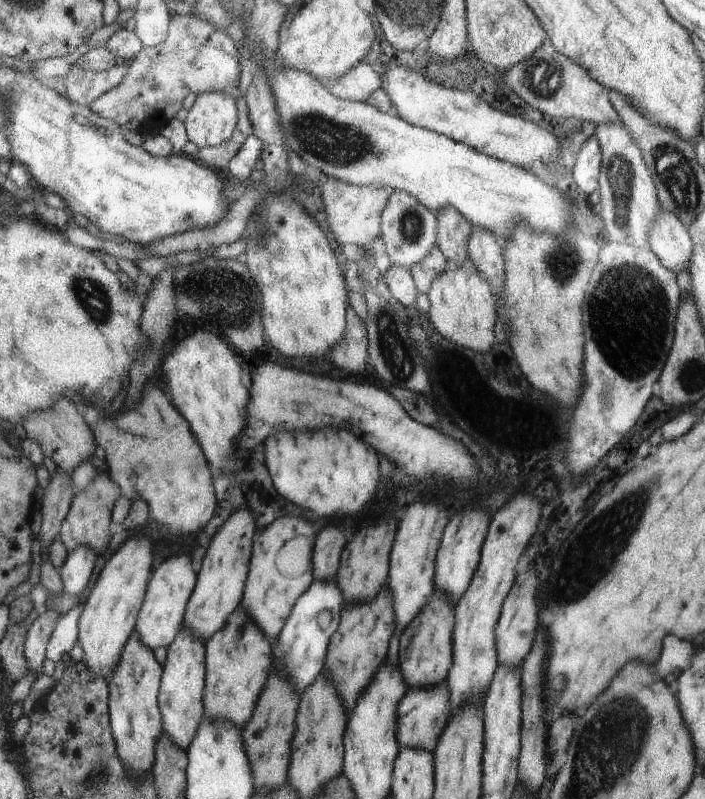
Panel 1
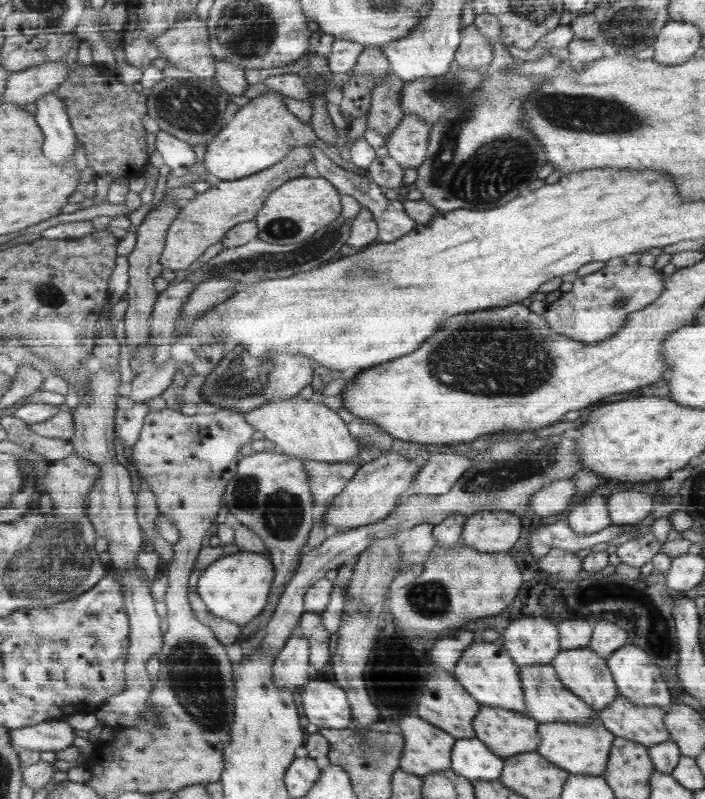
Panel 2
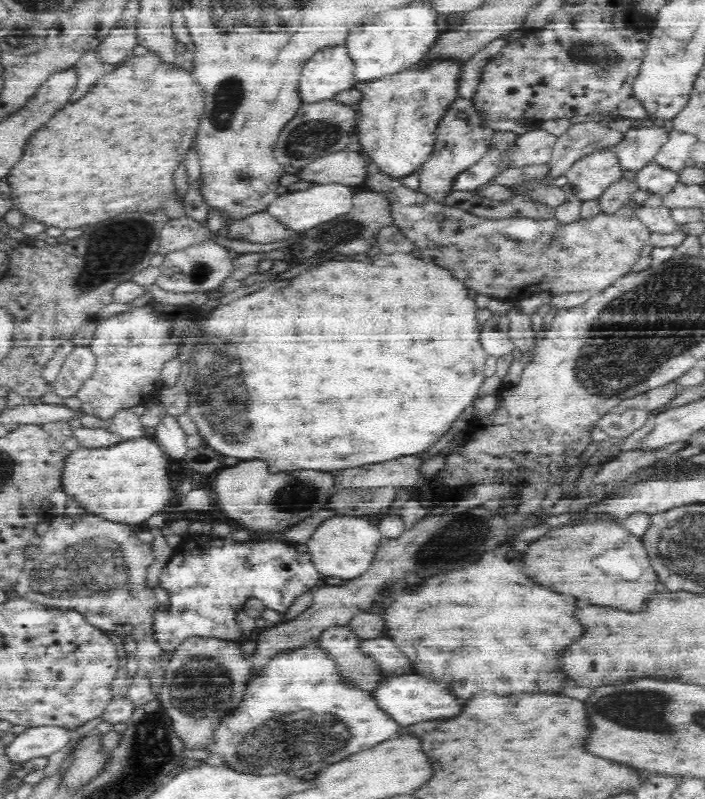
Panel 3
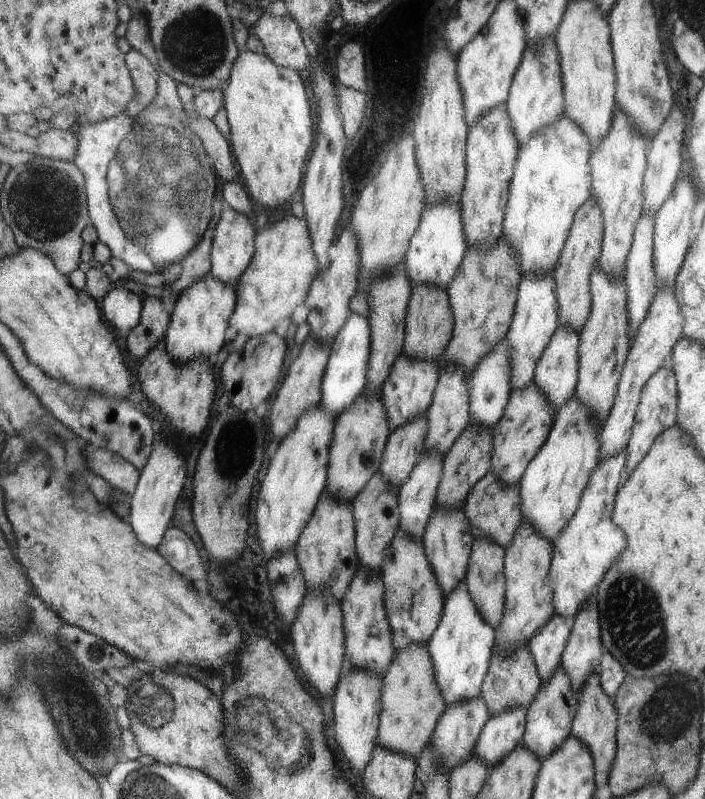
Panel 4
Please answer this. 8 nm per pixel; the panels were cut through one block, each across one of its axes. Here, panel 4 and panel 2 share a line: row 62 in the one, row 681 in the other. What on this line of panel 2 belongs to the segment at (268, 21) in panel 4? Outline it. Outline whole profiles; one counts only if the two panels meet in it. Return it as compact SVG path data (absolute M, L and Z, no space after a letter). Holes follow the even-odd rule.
M293 632L285 642L285 647L277 652L273 663L273 681L277 687L287 689L304 688L310 680L308 667L309 642Z

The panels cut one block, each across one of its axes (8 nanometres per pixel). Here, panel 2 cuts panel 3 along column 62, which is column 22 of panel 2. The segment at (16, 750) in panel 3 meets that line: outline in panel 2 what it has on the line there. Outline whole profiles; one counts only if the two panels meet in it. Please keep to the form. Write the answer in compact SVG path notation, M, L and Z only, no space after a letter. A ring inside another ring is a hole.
M68 720L41 722L36 726L11 729L14 746L30 751L64 751L76 742L77 729Z

